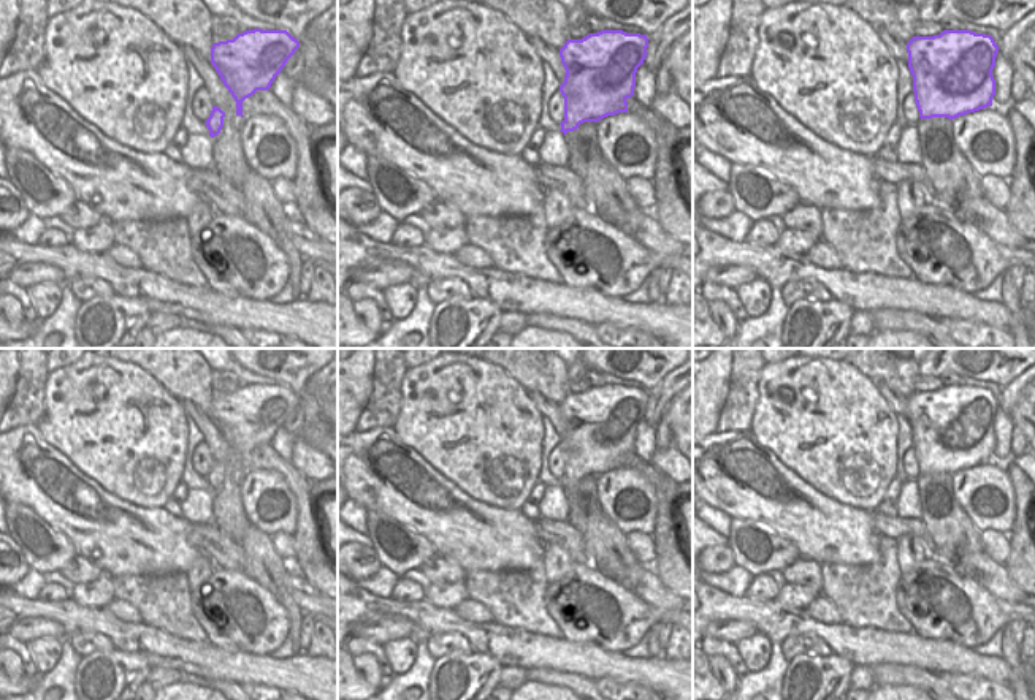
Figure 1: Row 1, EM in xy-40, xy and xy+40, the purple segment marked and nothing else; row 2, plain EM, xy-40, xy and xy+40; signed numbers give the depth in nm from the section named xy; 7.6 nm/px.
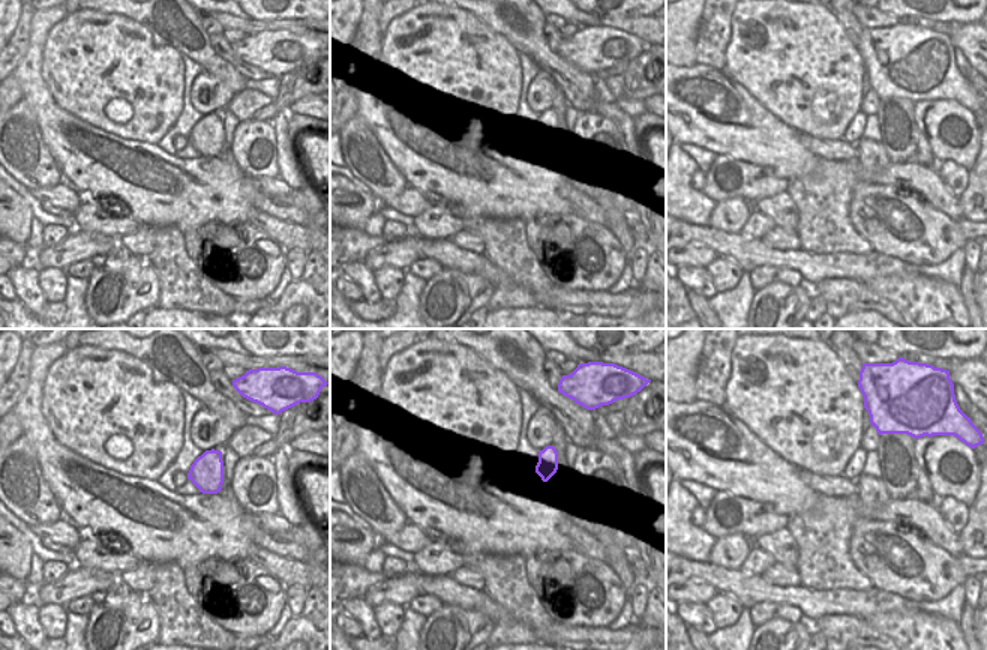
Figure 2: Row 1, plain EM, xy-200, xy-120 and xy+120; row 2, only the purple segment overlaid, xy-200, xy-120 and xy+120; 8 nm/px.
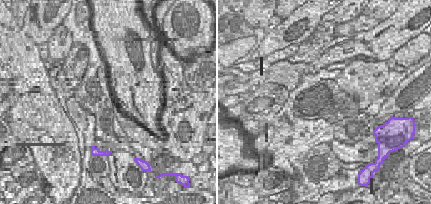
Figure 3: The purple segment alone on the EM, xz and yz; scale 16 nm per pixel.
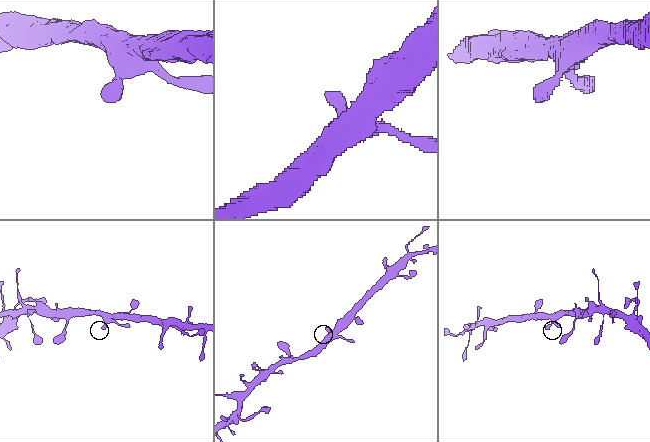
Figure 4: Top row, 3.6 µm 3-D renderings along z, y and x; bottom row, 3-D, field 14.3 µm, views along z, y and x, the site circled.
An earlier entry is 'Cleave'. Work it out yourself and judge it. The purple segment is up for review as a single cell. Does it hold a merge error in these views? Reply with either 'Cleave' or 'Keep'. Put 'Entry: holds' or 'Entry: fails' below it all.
Keep
Entry: fails

